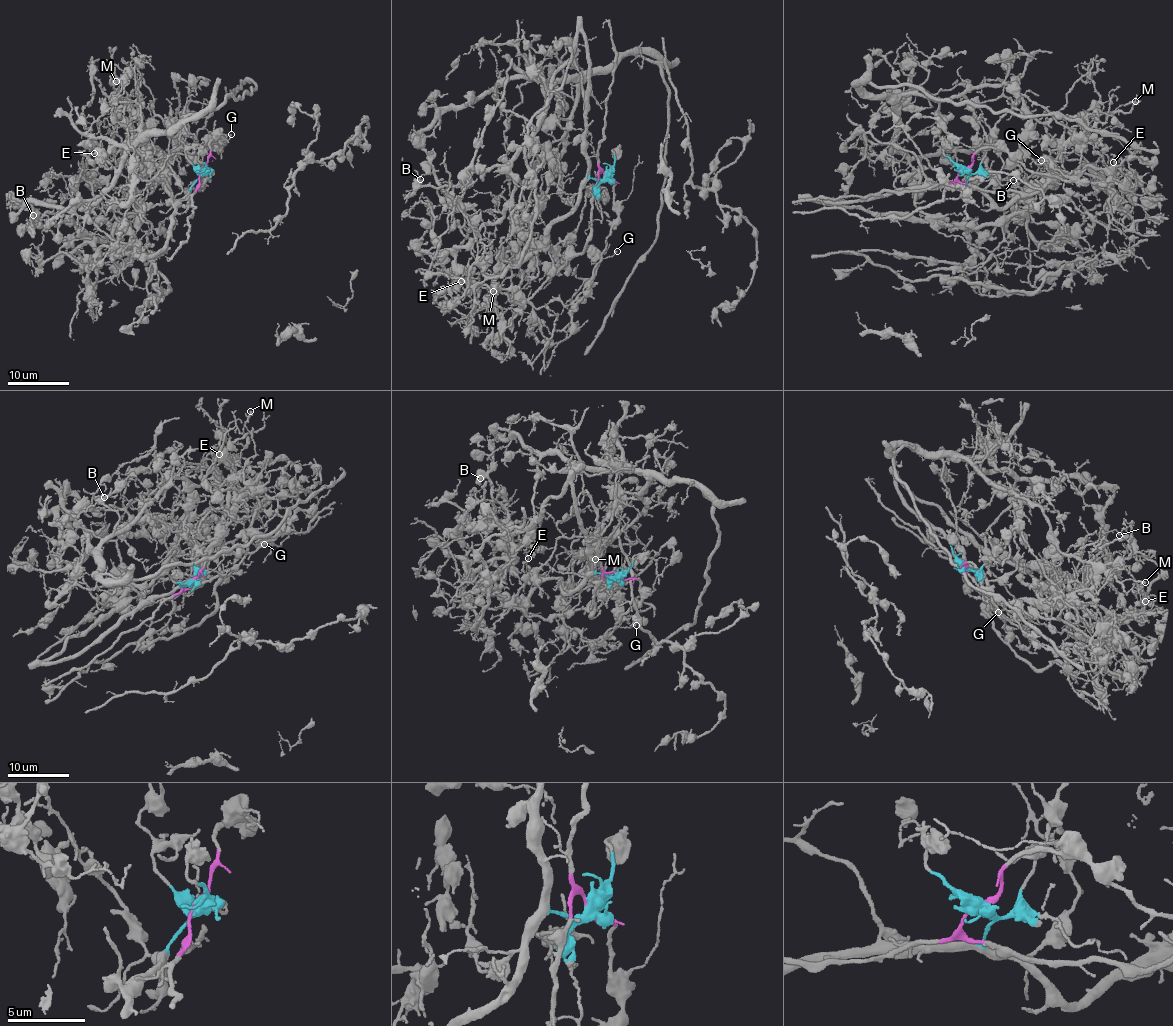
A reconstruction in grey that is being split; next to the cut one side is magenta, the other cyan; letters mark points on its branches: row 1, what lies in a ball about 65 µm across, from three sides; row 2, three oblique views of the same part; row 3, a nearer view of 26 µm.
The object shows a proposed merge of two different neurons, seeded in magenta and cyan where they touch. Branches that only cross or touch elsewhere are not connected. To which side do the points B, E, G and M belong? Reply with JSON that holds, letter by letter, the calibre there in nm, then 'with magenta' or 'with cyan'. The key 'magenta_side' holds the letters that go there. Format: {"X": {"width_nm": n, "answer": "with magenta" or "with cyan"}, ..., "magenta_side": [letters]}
{"B": {"width_nm": 130, "answer": "with cyan"}, "E": {"width_nm": 170, "answer": "with cyan"}, "G": {"width_nm": 140, "answer": "with magenta"}, "M": {"width_nm": 260, "answer": "with cyan"}, "magenta_side": ["G"]}

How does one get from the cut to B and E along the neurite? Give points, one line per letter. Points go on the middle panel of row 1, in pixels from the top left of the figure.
B: (605, 176), (563, 200), (549, 150), (578, 82), (521, 76), (424, 131), (432, 168), (419, 180)
E: (605, 176), (598, 181), (590, 178), (577, 205), (487, 287), (468, 293), (462, 281)

